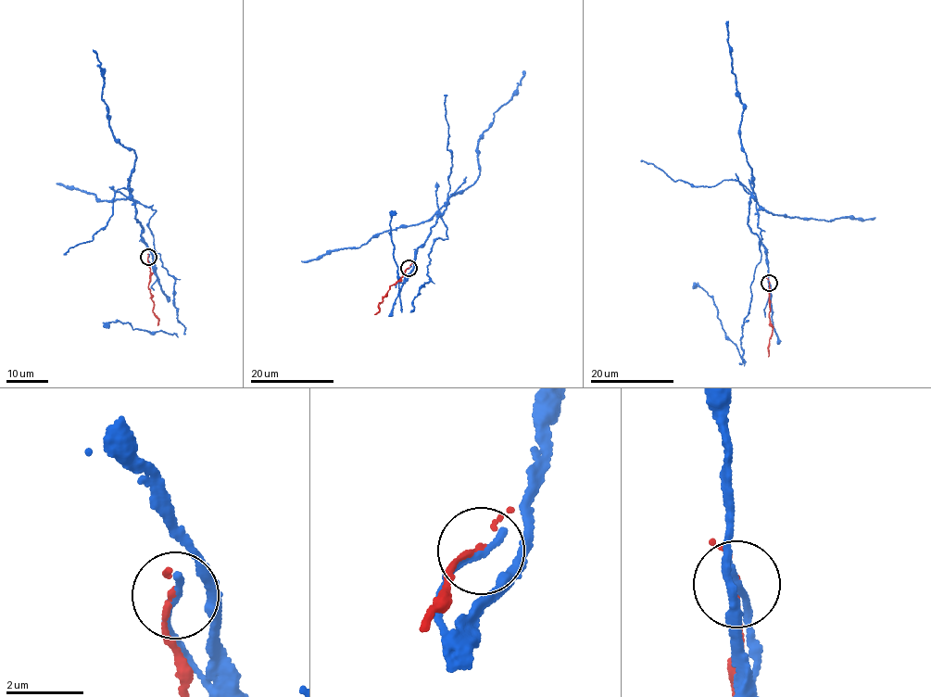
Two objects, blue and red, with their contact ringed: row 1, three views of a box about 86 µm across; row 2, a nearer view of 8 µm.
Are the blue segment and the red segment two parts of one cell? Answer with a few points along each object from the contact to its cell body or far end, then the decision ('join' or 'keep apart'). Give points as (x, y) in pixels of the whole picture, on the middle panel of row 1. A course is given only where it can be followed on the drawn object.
course blue (408, 268), (447, 202), (447, 238), (432, 244), (430, 281), (411, 311), (401, 307), (395, 215); course red (408, 268), (388, 287), (378, 304), (379, 310), (374, 314); keep apart

